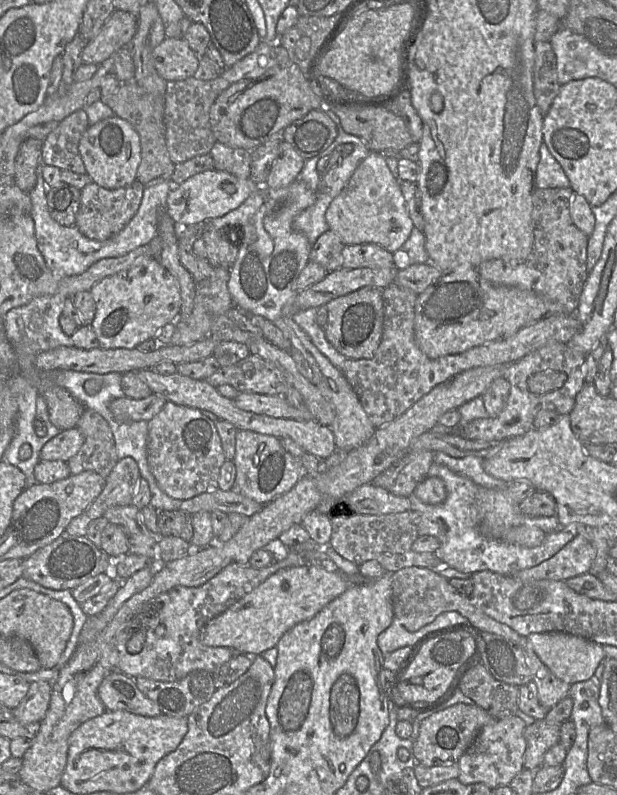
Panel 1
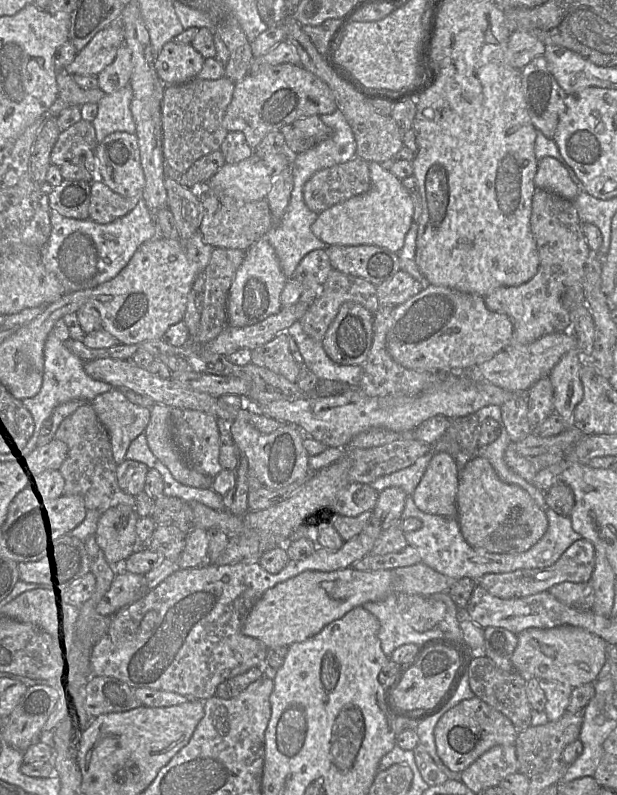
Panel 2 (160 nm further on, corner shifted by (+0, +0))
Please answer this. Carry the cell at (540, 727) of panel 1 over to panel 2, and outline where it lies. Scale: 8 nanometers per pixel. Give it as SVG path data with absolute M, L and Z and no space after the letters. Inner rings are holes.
M567 712L556 721L549 721L544 725L530 726L519 732L515 742L518 759L518 771L530 779L534 775L548 770L554 762L562 760L562 753L566 746L579 739L583 724L584 712Z

